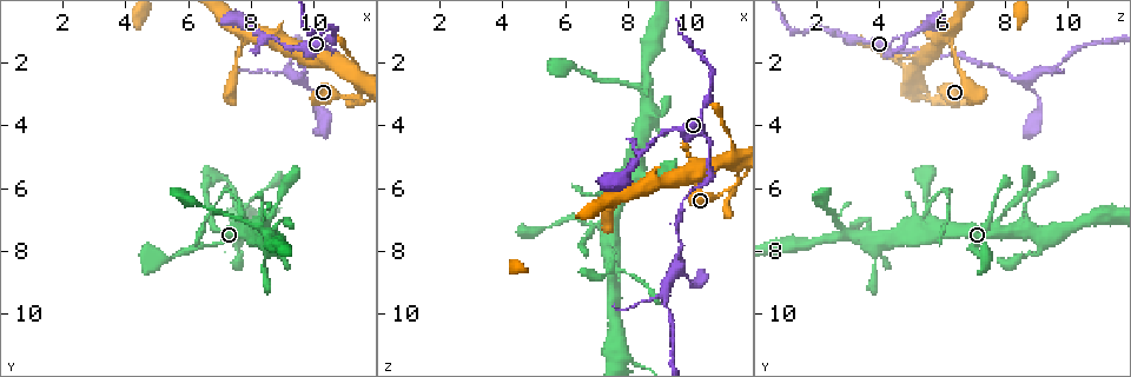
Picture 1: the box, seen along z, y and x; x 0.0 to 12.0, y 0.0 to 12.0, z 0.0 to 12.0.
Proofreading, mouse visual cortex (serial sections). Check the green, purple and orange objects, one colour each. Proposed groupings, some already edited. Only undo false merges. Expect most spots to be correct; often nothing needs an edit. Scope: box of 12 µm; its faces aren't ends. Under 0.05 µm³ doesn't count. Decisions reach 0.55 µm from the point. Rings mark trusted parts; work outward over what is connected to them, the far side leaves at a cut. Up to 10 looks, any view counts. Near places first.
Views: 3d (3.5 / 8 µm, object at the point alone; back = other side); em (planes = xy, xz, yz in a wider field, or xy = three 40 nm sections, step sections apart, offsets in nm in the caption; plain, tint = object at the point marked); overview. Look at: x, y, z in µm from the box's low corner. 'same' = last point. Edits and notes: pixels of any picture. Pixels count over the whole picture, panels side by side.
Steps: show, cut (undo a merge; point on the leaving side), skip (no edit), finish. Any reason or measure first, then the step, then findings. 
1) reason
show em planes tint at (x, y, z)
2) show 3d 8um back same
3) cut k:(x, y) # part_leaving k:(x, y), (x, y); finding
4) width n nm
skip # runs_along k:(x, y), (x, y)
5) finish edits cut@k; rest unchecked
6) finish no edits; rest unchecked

small branch off a trunk
show 3d 8um at (8.3, 7.1, 5.6)

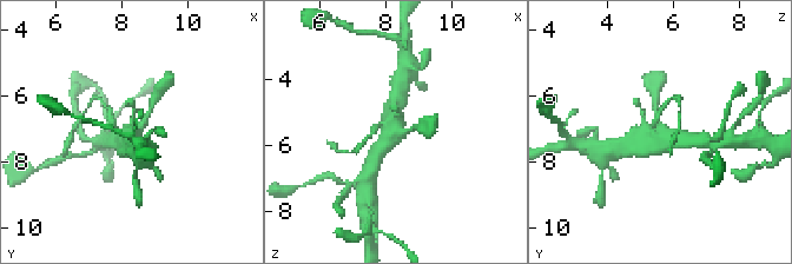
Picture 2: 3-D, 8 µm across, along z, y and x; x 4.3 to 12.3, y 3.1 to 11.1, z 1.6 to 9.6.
closer look
show 3d 3.5um at (8.3, 7.2, 5.7)

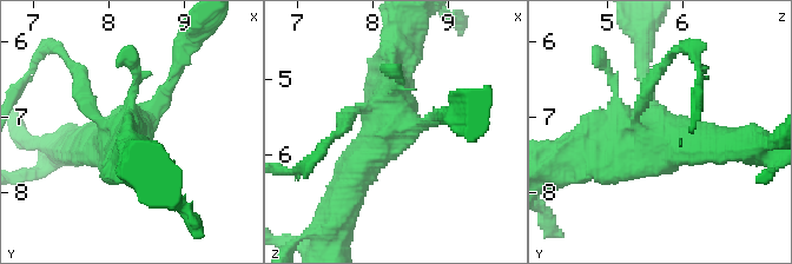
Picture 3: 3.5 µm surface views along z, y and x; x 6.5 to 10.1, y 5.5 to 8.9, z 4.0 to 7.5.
show em xy step 3 tint at (8.30, 7.15, 5.60)

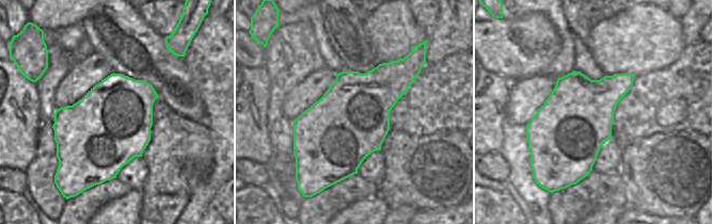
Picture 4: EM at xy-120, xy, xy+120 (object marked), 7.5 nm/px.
skip # one cell here

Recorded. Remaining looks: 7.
three arms meet
show 3d 8um at (8.5, 7.4, 3.0)

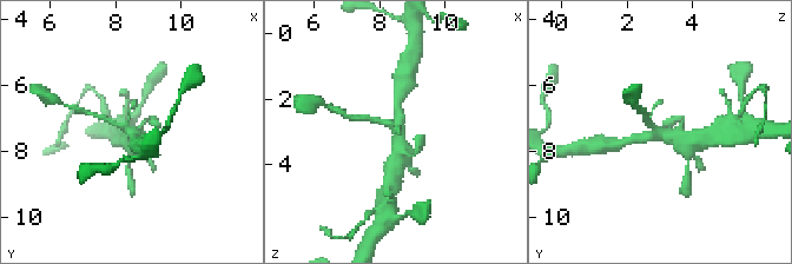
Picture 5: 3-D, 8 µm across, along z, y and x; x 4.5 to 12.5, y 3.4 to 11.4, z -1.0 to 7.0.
show 3d 3.5um back at (8.5, 7.4, 2.9)

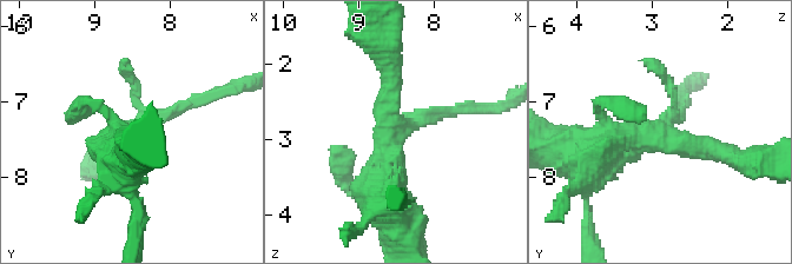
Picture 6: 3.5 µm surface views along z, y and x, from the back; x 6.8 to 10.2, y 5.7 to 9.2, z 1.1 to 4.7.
show em xy step 2 tint at (8.55, 7.45, 2.95)

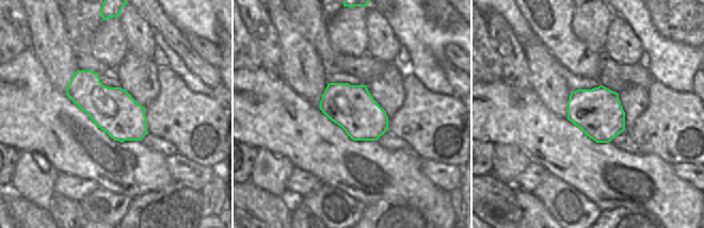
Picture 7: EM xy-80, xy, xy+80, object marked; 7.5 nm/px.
width 340 nm
skip # runs_along 6:(394, 208), (390, 63); all the same cell

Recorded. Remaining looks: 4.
a narrow waist
show 3d 3.5um at (7.6, 7.6, 9.2)

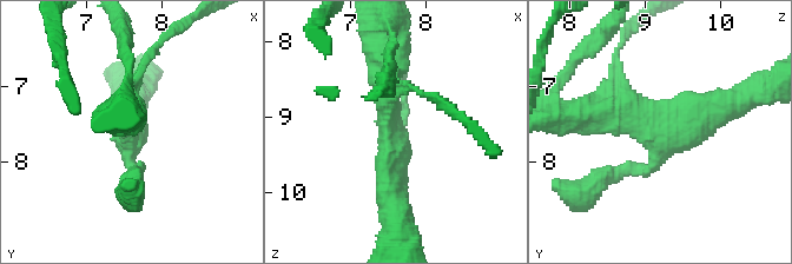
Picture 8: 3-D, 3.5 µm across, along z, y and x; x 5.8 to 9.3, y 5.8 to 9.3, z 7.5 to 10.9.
arms 3; arm_widths 150, 400, 400 nm; now the EM
show em xy step 2 tint at (7.50, 7.55, 9.15)

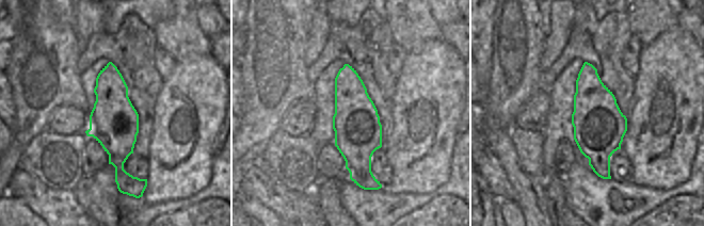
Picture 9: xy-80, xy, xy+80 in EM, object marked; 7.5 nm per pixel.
show em xy step 5 tint same

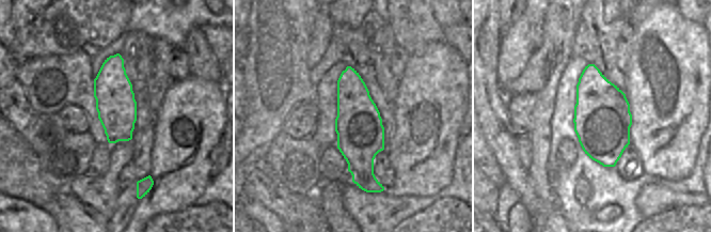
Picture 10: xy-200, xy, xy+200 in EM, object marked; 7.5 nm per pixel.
skip # runs_along 8:(582, 114), (682, 129), (727, 103); one cell here

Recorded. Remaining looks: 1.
finish no edits; rest unchecked

